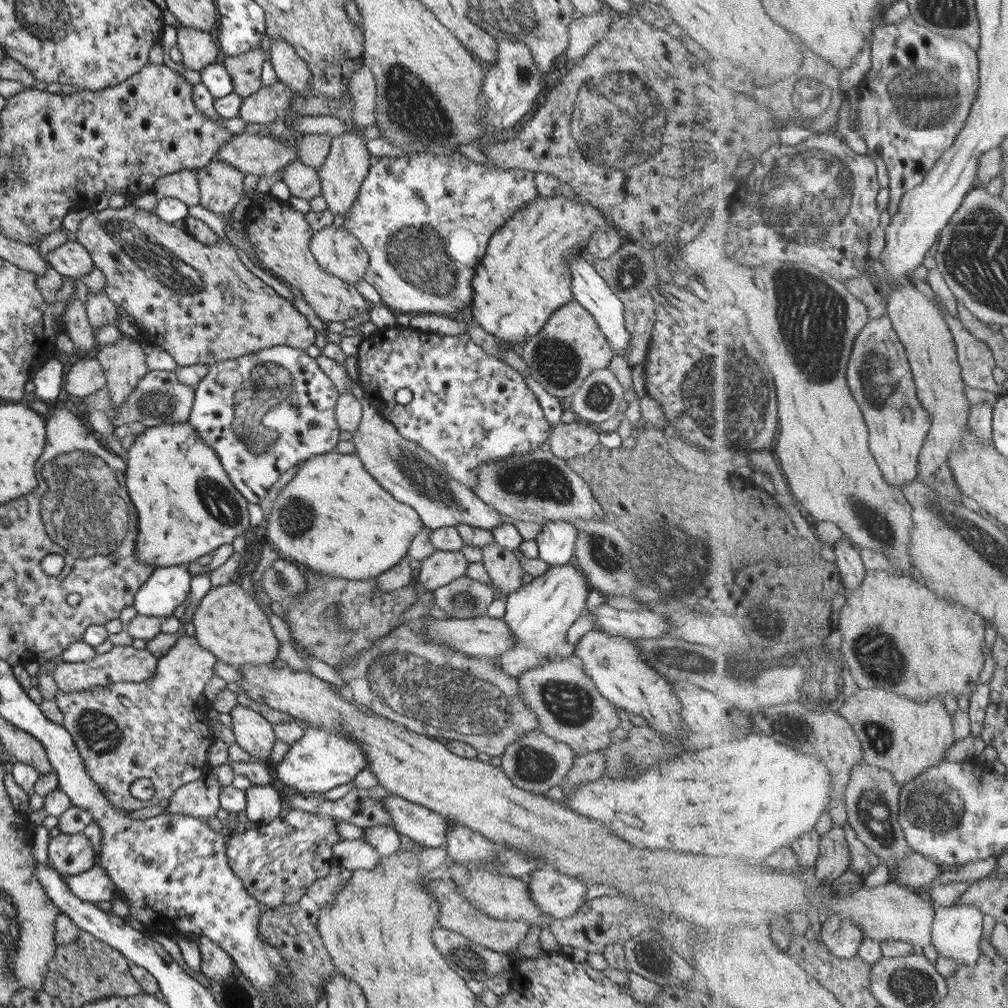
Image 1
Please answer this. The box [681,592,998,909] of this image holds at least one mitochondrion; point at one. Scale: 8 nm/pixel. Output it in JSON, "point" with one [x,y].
{"point":[935,806]}

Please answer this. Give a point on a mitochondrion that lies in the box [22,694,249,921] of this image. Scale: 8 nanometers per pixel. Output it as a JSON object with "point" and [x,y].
{"point":[100,733]}

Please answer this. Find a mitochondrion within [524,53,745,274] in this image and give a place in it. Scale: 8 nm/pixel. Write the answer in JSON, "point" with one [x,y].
{"point":[601,114]}

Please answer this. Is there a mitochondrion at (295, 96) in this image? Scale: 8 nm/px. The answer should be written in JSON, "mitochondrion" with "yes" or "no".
{"mitochondrion":"no"}

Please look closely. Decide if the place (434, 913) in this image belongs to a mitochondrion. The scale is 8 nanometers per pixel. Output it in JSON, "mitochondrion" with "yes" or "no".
{"mitochondrion":"no"}

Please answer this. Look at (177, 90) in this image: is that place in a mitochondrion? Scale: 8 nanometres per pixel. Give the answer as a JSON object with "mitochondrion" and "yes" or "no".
{"mitochondrion":"no"}

